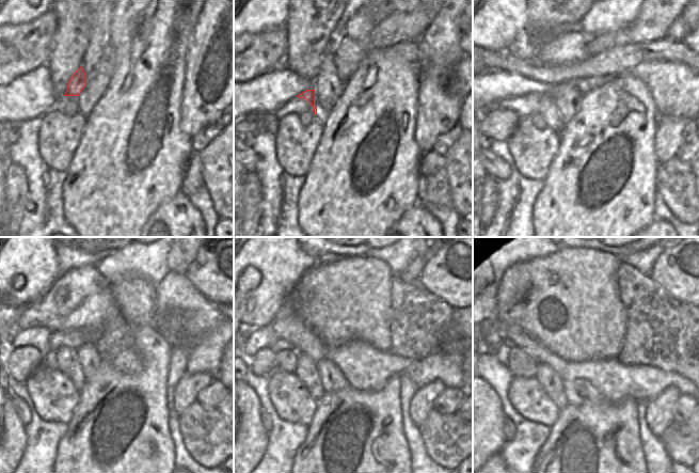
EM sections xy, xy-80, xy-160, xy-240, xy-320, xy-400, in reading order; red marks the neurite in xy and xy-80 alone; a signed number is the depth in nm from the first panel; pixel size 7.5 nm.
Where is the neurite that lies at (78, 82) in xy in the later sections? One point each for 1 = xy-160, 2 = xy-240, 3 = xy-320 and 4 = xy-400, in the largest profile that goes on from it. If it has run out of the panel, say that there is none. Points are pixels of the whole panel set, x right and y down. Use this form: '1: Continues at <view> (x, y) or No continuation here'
1: Continues at xy-160 (549, 111)
2: Continues at xy-240 (67, 361)
3: Continues at xy-320 (306, 371)
4: Continues at xy-400 (552, 383)

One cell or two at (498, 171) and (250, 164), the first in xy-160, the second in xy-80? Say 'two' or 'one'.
one

